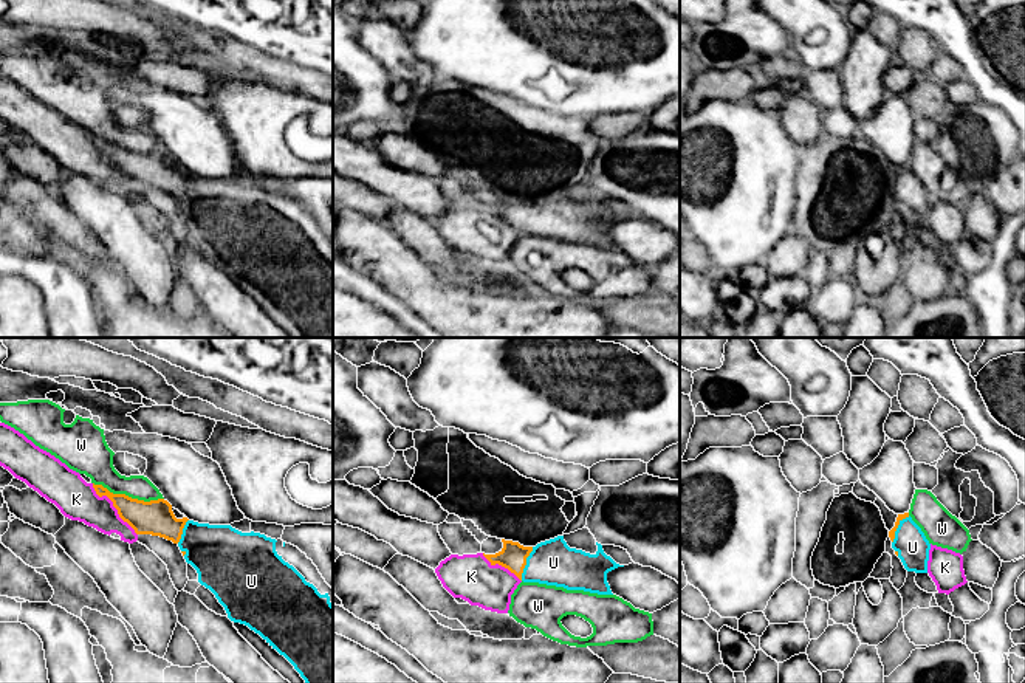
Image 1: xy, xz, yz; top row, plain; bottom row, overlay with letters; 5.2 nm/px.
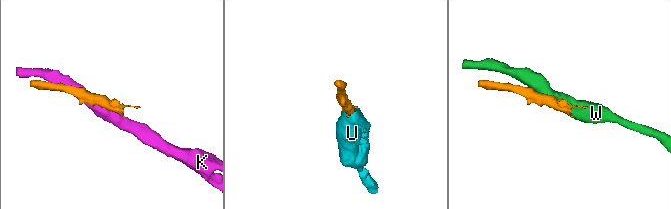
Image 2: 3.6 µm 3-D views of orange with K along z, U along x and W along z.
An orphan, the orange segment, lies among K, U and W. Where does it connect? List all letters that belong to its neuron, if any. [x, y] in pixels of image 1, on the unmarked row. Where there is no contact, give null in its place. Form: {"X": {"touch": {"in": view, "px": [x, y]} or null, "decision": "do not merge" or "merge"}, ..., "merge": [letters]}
{"K": {"touch": {"in": "xy", "px": [113, 158]}, "decision": "do not merge"}, "U": {"touch": {"in": "xz", "px": [525, 217]}, "decision": "merge"}, "W": {"touch": {"in": "xy", "px": [127, 149]}, "decision": "do not merge"}, "merge": ["U"]}

